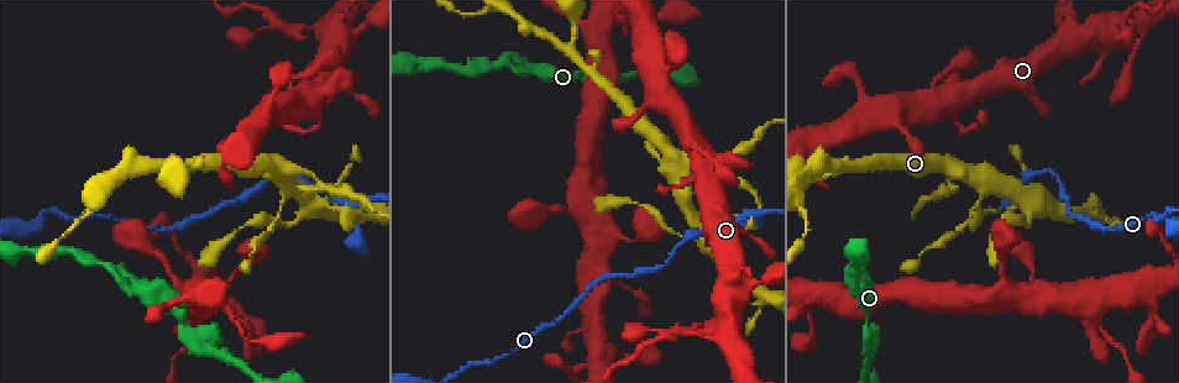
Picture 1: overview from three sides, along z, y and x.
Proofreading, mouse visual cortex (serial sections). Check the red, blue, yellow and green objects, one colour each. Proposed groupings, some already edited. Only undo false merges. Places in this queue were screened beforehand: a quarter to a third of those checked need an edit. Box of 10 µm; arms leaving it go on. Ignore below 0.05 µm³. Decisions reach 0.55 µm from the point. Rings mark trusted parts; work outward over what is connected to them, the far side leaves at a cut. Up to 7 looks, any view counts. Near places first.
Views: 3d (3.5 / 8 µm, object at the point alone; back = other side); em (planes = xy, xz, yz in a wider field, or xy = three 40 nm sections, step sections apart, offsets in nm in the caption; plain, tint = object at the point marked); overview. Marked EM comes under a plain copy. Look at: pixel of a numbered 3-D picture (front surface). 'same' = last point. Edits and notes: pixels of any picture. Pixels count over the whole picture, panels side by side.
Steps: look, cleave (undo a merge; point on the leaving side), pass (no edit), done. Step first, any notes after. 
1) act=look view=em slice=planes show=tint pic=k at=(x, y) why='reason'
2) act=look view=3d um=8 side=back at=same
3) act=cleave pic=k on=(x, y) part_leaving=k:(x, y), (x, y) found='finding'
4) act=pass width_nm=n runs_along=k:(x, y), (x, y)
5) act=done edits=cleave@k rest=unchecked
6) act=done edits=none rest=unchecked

act=look view=3d um=3.5 side=back pic=1 at=(673, 332) why='branch point'

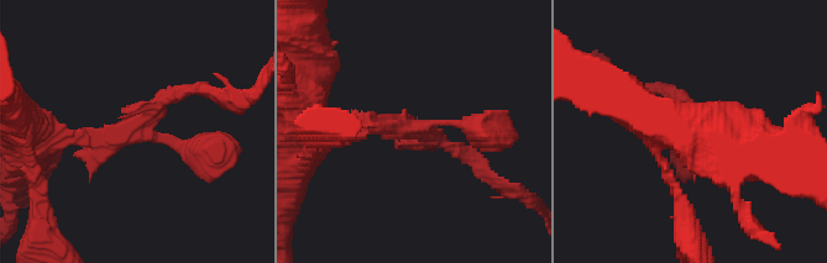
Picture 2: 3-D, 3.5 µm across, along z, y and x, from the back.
act=look view=em slice=xy step=5 show=tint pic=2 at=(408, 128) why='need the tissue'

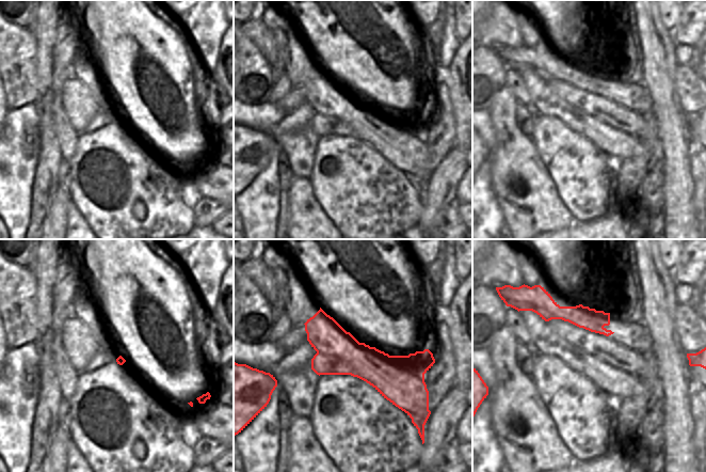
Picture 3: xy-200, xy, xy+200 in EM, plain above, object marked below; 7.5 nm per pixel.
act=pass runs_along=2:(55, 136), (134, 132), (210, 151) found='one cell here'

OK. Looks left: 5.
act=look view=3d um=3.5 pic=1 at=(575, 19) why='three-way junction'

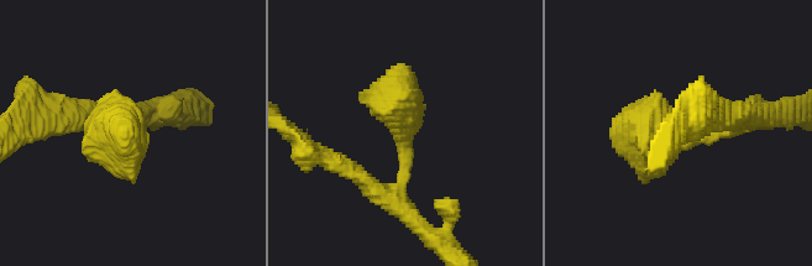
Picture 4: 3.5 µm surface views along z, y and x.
act=look view=em slice=xy step=3 show=tint pic=4 at=(408, 134) why='now the EM'

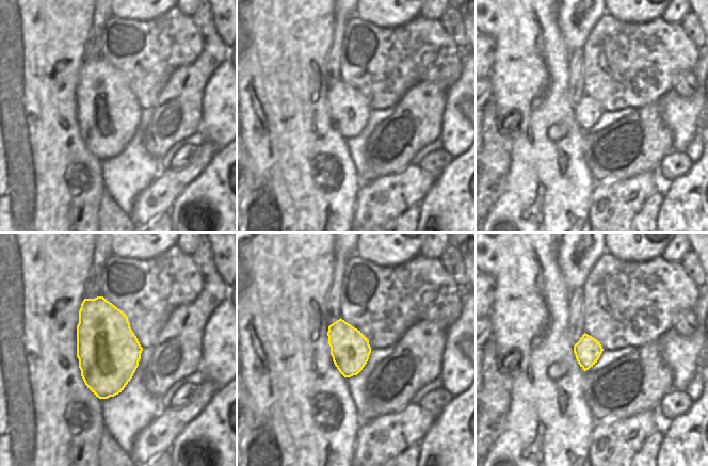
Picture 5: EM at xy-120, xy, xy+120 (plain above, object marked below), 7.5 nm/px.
act=look view=em slice=xy step=1 show=tint at=same

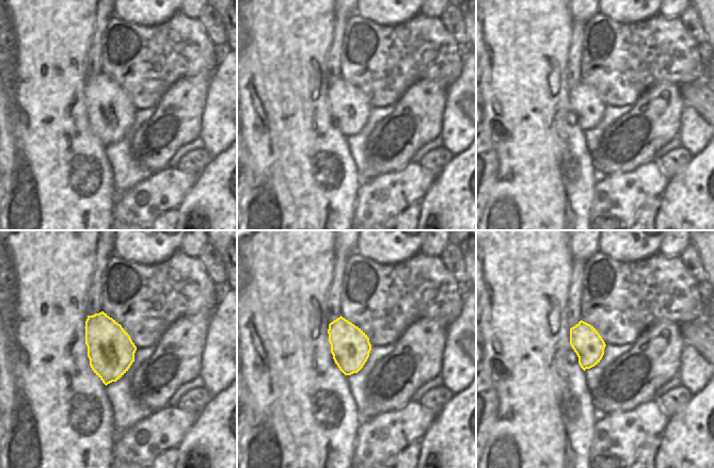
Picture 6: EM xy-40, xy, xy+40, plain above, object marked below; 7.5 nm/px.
act=pass arm_widths_nm=200,250,250 runs_along=4:(398, 207), (406, 121), (360, 93) found='all the same cell'

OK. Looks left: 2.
act=done edits=none rest=unchecked

